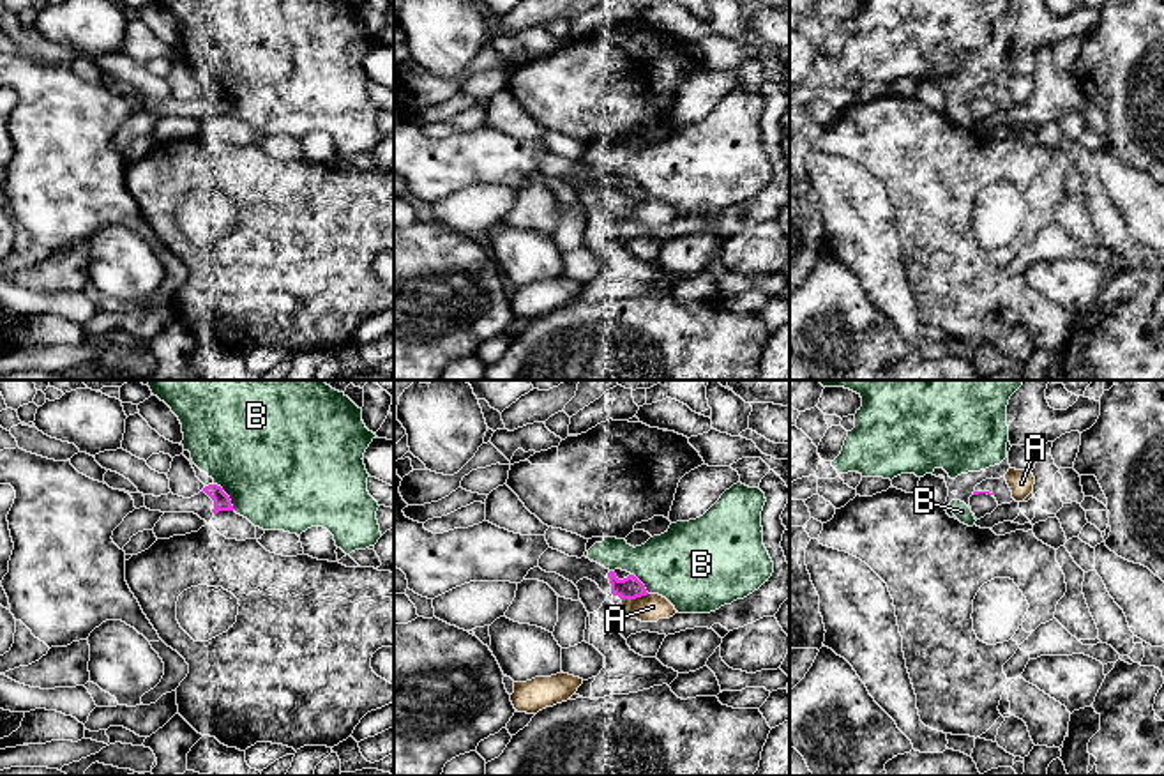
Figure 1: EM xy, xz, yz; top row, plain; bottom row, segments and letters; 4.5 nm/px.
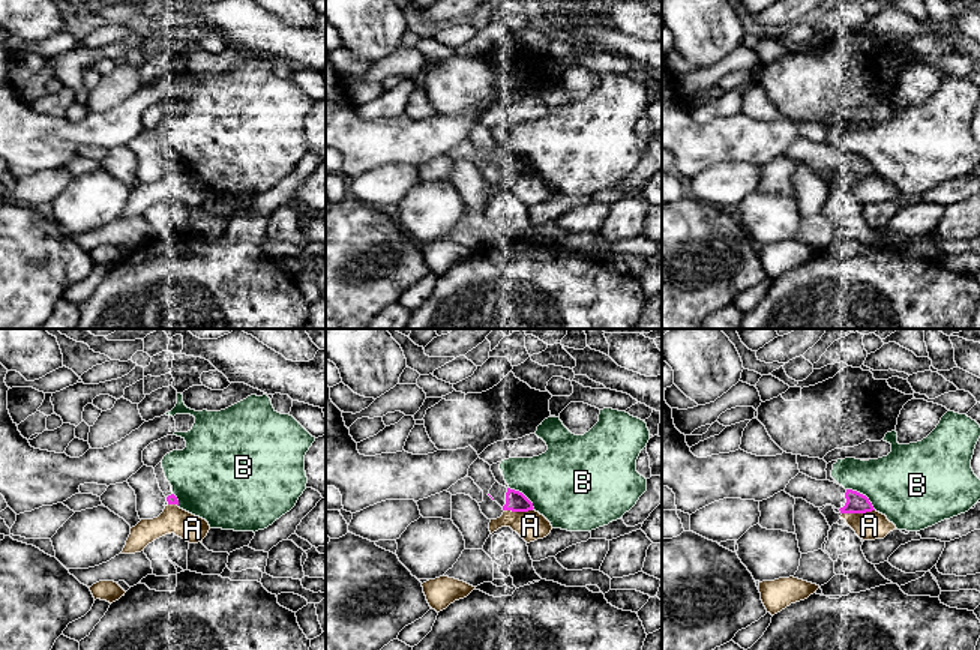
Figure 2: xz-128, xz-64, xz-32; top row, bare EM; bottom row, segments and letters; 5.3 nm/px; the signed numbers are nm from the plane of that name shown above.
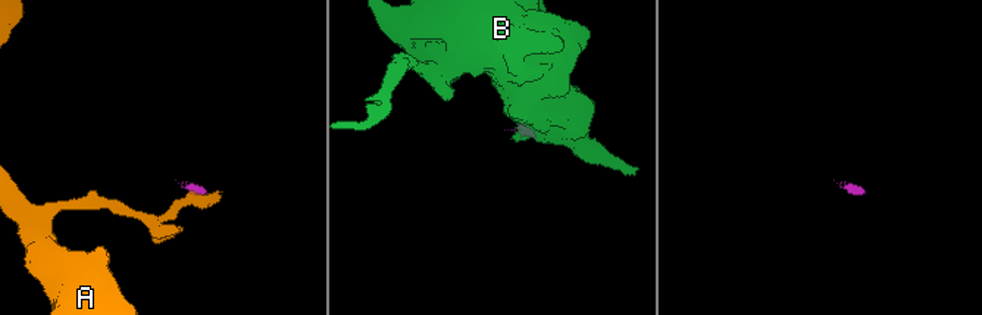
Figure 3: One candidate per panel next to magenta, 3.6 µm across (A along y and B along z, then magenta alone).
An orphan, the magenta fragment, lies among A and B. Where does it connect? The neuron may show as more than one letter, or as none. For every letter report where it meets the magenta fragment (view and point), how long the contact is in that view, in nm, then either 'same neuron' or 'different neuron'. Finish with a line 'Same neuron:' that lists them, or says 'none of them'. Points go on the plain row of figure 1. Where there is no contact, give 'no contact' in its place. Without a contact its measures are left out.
A: xz (634, 202) | 120 nm | different neuron
B: xy (226, 99) | 160 nm | different neuron
Same neuron: none of them

